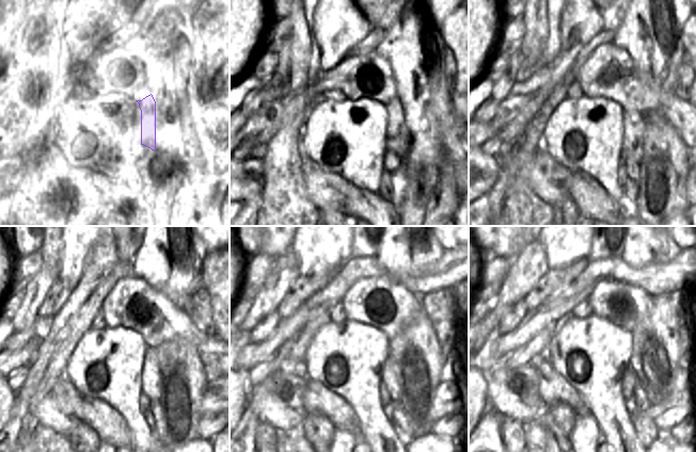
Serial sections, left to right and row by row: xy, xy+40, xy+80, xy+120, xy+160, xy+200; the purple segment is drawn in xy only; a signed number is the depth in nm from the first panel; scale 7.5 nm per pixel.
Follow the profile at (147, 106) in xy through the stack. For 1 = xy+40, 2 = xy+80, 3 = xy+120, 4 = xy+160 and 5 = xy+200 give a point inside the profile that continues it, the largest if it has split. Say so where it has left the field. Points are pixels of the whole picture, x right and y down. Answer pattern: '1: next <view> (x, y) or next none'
1: next xy+40 (396, 135)
2: next xy+80 (633, 127)
3: next xy+120 (149, 362)
4: next xy+160 (392, 384)
5: next xy+200 (639, 397)

